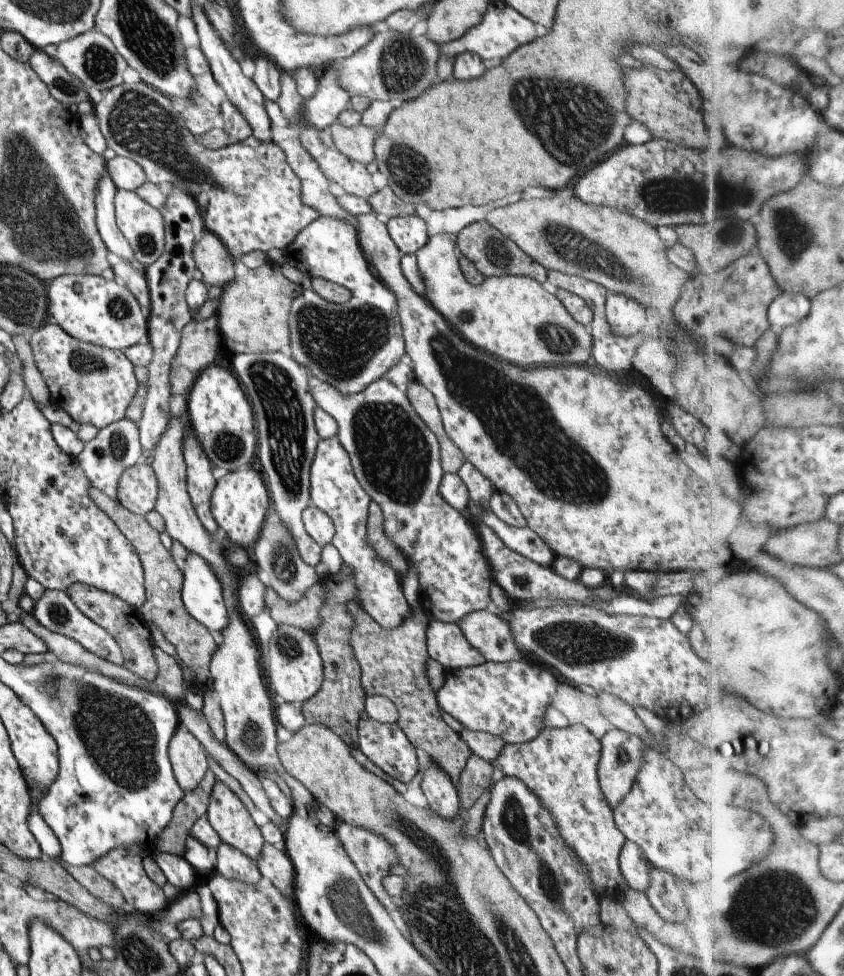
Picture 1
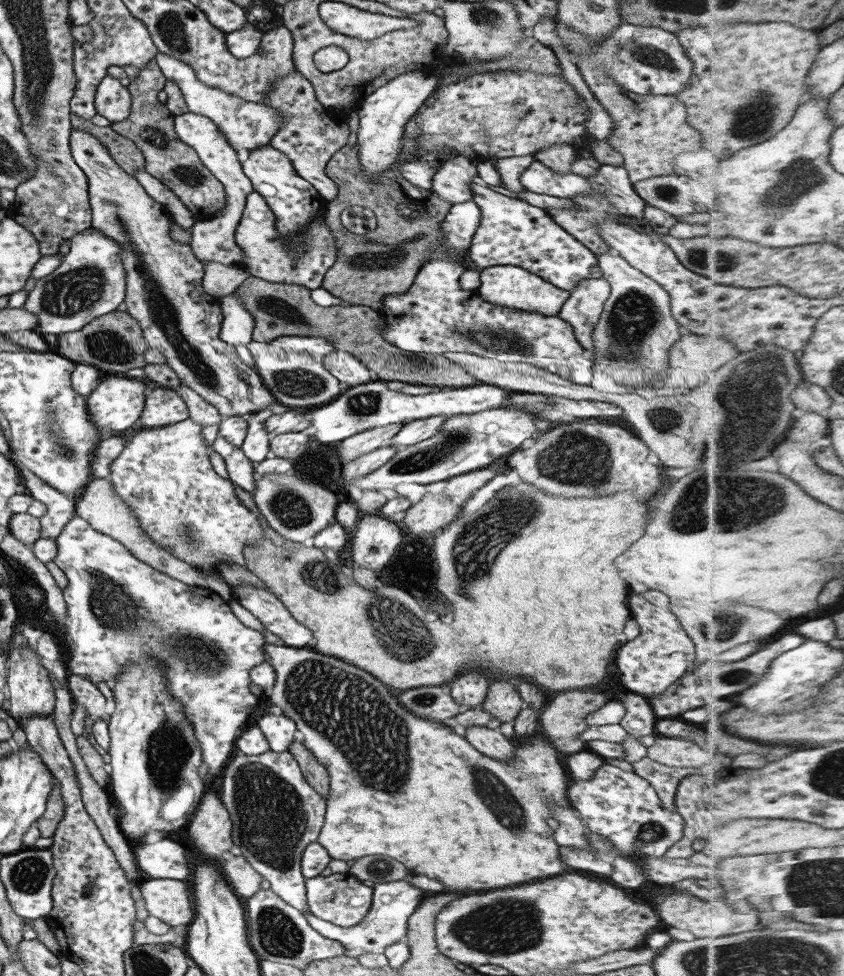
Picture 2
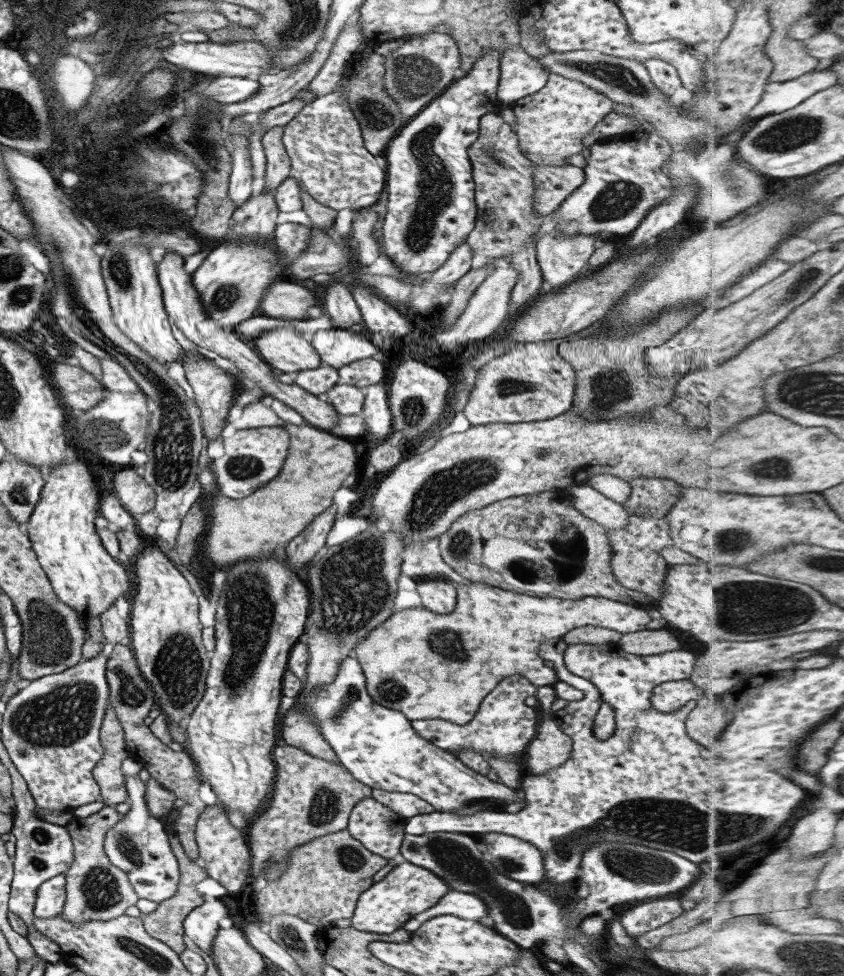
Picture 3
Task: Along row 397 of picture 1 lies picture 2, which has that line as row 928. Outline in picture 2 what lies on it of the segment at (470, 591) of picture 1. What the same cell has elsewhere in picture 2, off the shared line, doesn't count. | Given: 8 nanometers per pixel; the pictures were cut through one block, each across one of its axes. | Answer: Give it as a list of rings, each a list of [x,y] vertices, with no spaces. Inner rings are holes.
[[[403,879],[402,881],[376,883],[373,887],[370,911],[364,916],[360,925],[350,929],[338,927],[336,924],[322,920],[310,912],[303,912],[303,915],[313,930],[316,930],[324,938],[340,942],[346,947],[344,955],[356,958],[367,952],[383,952],[386,947],[395,944],[406,936],[408,918],[412,916],[412,913],[415,913],[415,909],[422,901],[422,890],[414,888],[413,885]]]

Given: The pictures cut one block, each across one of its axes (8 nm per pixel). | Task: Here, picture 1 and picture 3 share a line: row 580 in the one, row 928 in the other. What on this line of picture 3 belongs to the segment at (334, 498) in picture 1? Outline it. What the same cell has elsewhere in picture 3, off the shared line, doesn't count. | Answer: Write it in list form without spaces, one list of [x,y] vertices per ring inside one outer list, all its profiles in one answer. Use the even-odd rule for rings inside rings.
[[[405,861],[393,867],[386,878],[375,882],[360,895],[351,918],[351,928],[374,934],[392,934],[396,930],[403,929],[403,925],[415,914],[436,907],[440,899],[450,892],[450,885],[442,878],[438,878],[436,874],[432,874],[422,866]]]

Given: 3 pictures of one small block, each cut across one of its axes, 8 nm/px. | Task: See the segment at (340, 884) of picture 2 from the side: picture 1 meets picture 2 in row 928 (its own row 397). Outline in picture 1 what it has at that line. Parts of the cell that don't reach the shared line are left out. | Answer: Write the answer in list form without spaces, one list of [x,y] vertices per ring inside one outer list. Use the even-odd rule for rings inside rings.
[[[320,216],[311,225],[306,226],[298,234],[298,238],[285,249],[286,263],[296,267],[302,274],[312,279],[322,278],[334,282],[346,288],[352,295],[346,304],[331,304],[313,292],[304,292],[295,298],[288,318],[292,360],[304,366],[311,377],[328,386],[334,386],[338,394],[346,398],[362,392],[368,384],[380,379],[405,355],[405,342],[396,296],[390,288],[376,278],[376,274],[372,274],[372,266],[368,266],[358,245],[357,230],[350,222],[332,216]]]

